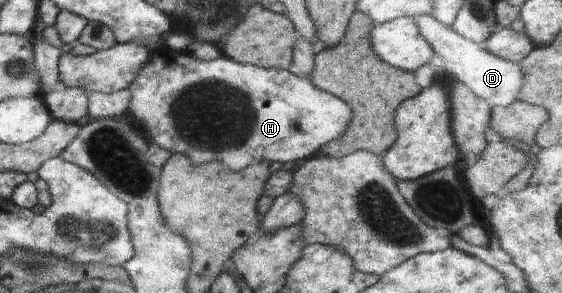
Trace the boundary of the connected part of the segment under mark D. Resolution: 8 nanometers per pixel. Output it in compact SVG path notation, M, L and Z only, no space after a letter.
M415 16L416 26L420 34L433 48L439 62L443 61L443 68L457 81L465 84L477 97L489 103L491 109L495 105L507 107L511 105L521 87L523 87L523 70L519 62L497 57L482 48L477 42L459 35L453 28L439 23L433 16Z

